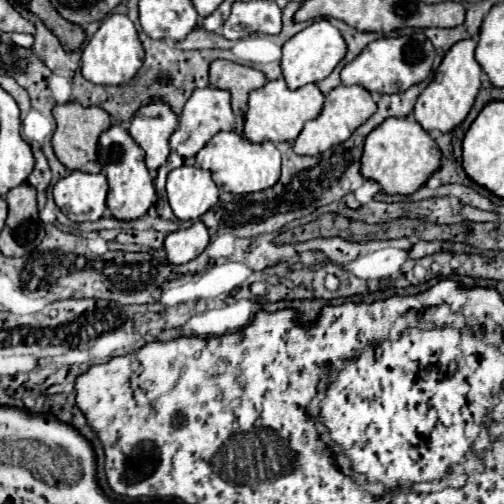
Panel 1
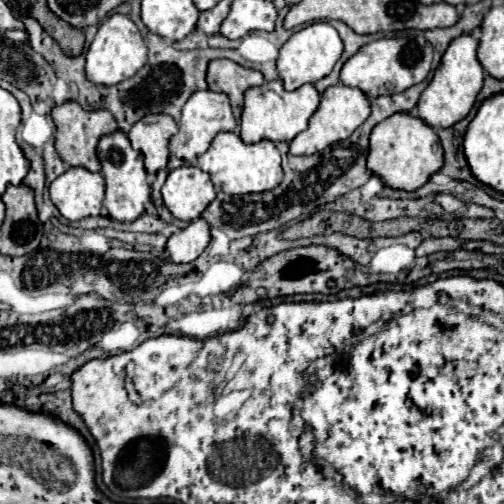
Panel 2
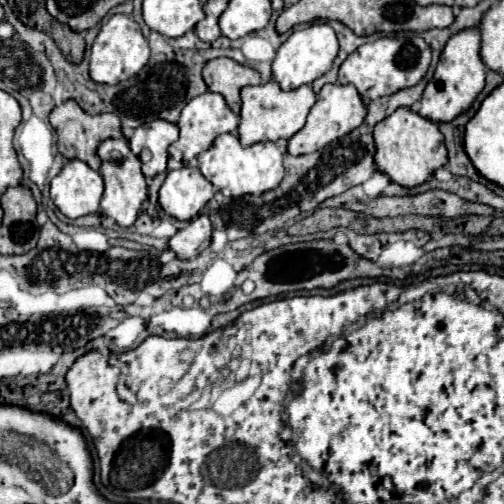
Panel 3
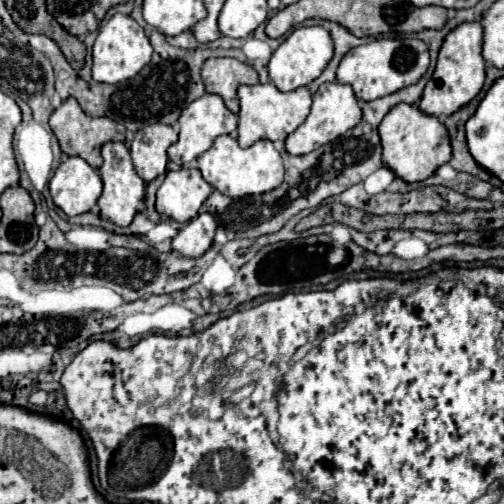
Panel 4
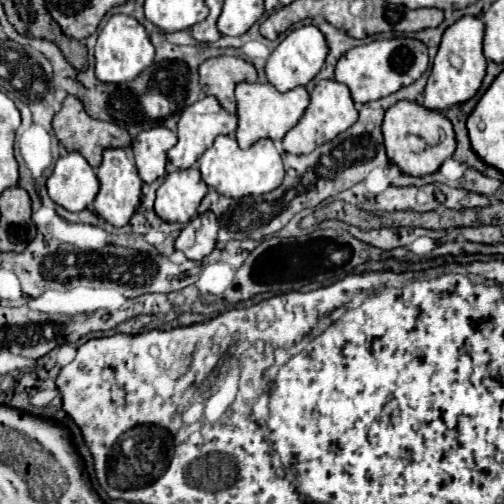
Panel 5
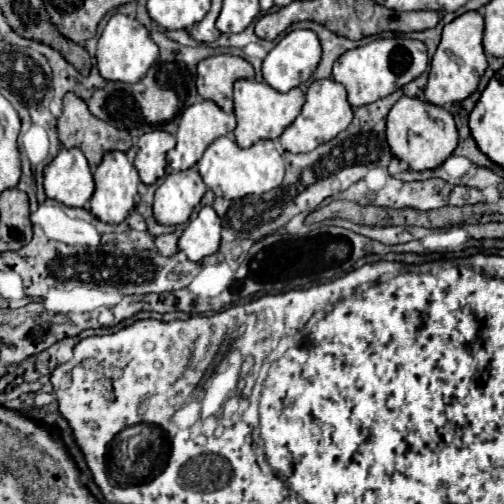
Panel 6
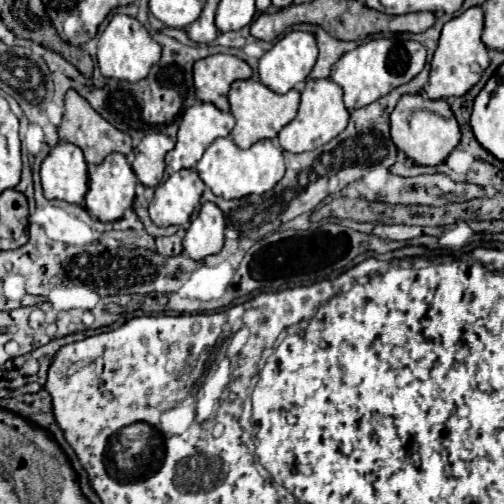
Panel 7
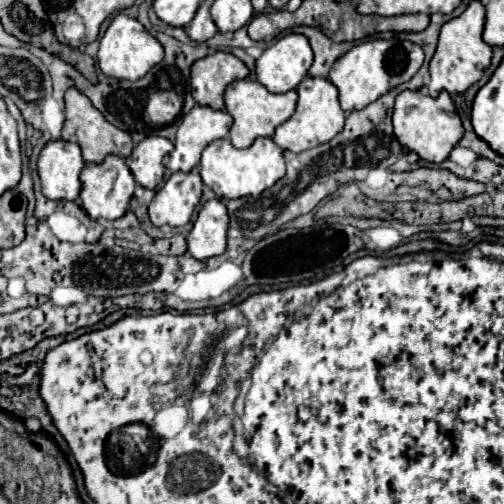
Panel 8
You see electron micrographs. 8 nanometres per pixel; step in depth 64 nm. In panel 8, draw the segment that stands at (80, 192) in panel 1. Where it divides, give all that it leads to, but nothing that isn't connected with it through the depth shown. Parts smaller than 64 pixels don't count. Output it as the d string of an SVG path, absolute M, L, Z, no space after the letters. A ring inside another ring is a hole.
M50 140L38 156L42 192L50 200L76 200L82 188L80 172L84 160L80 146L66 140Z

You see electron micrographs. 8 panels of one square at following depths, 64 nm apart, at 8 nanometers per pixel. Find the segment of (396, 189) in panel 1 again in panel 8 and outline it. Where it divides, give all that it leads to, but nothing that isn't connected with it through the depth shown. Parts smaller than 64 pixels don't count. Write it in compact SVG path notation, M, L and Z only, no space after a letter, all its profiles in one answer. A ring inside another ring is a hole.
M404 90L396 96L396 106L394 106L394 134L400 140L400 144L416 152L422 160L428 162L442 162L448 158L452 148L460 142L464 136L464 126L462 120L456 112L456 104L448 92L440 92L436 98L424 94L422 90Z

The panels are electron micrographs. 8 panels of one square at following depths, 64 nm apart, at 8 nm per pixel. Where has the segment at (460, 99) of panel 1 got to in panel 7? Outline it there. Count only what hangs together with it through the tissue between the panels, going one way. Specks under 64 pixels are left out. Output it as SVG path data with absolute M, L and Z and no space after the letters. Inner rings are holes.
M480 6L468 8L458 18L452 18L444 24L438 48L430 62L430 82L426 88L426 96L432 100L464 96L482 76L482 72L490 66L490 56L486 44L480 40L484 28L484 12Z

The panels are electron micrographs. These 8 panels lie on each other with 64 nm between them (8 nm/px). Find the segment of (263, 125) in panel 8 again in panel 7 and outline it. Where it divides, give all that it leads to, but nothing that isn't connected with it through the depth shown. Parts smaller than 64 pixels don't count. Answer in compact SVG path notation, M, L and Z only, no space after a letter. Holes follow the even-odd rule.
M236 80L228 92L230 114L236 118L236 126L232 130L232 140L238 148L250 148L254 142L262 138L276 138L276 134L294 120L300 104L300 92L290 90L286 94L276 94L266 88L262 82L254 80Z

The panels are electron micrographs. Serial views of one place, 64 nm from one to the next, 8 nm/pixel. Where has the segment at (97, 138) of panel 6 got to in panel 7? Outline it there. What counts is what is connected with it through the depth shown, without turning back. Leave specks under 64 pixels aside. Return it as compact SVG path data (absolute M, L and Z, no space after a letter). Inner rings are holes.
M76 90L66 92L64 118L62 118L58 134L60 134L60 140L76 144L84 152L84 158L86 158L88 164L100 164L112 152L120 152L120 154L130 154L132 152L130 136L116 130L110 122L106 122Z

